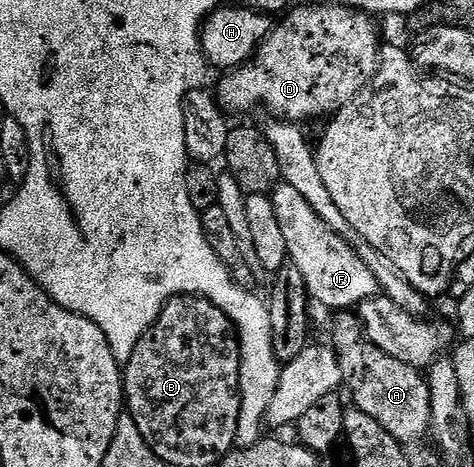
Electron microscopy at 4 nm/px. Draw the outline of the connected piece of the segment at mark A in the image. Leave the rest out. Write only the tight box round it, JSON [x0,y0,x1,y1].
[330,313,431,445]

